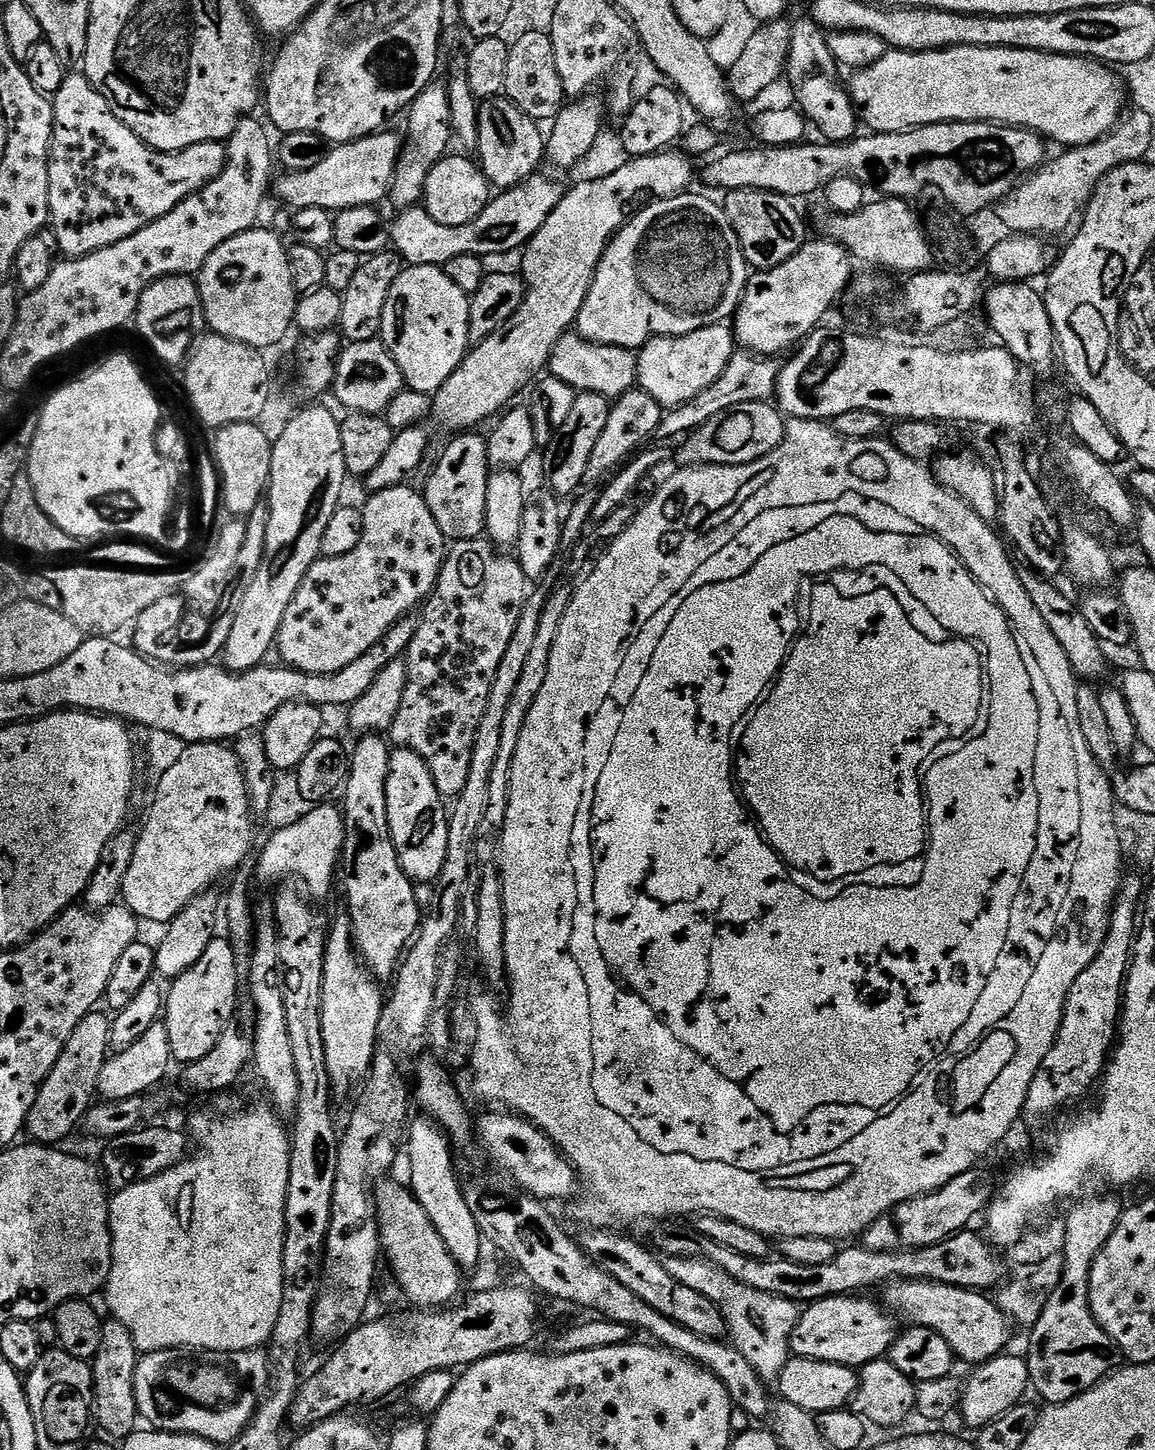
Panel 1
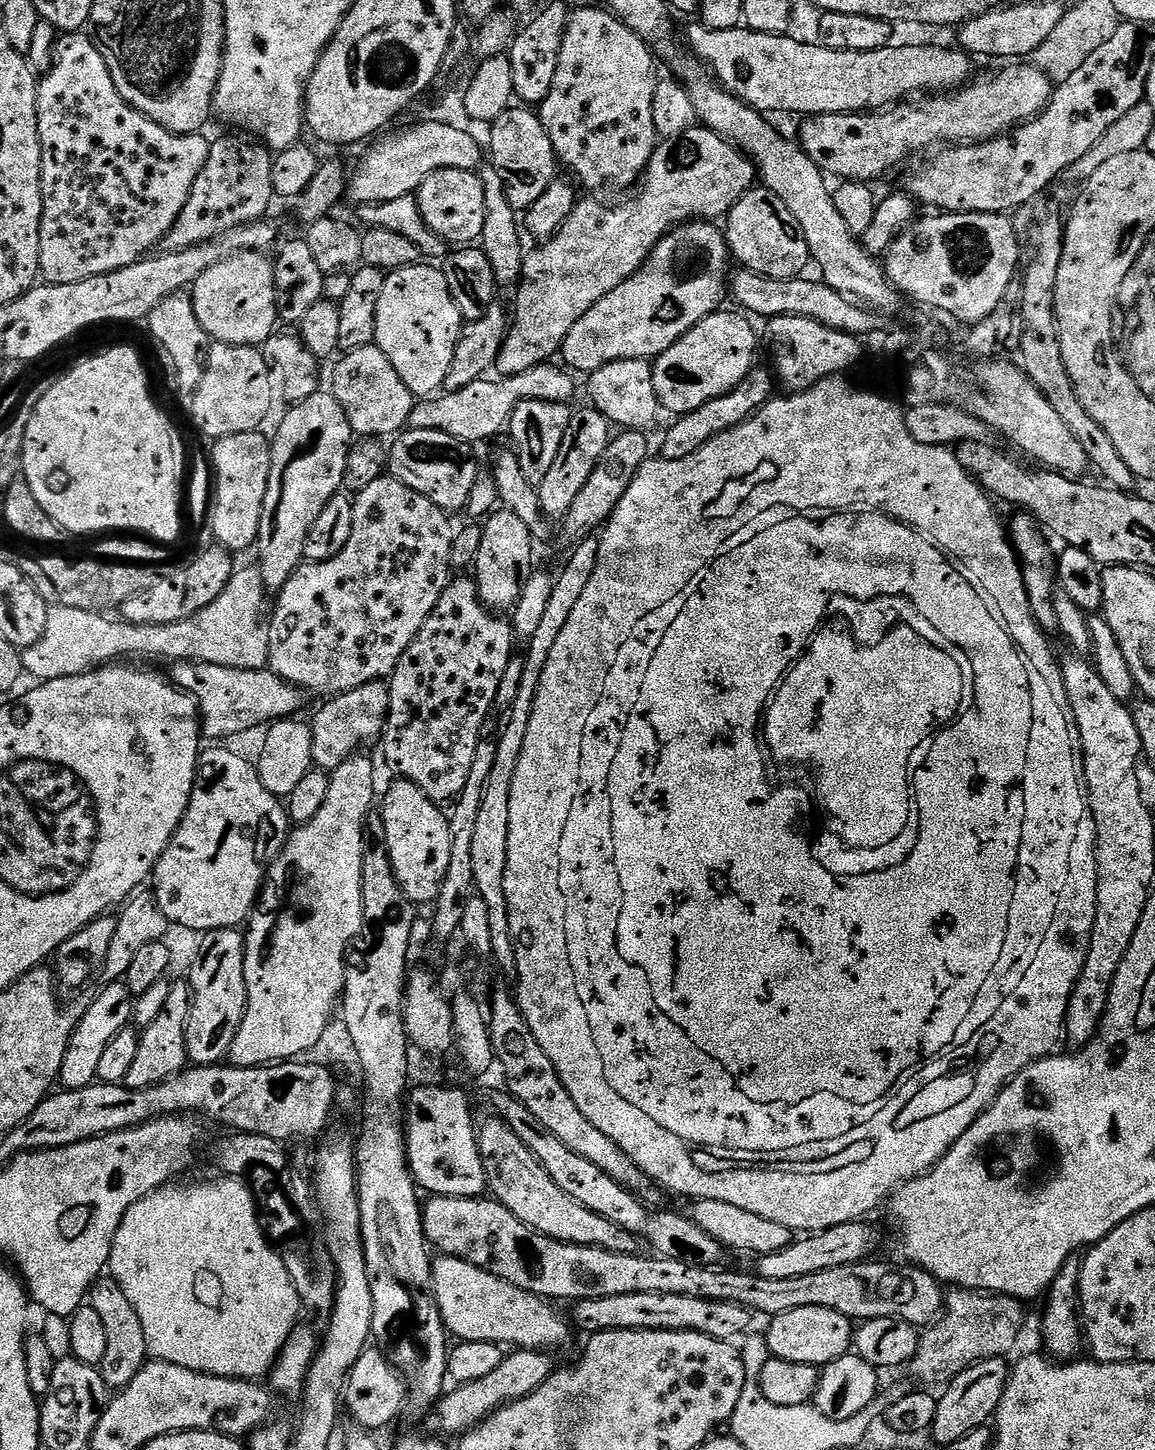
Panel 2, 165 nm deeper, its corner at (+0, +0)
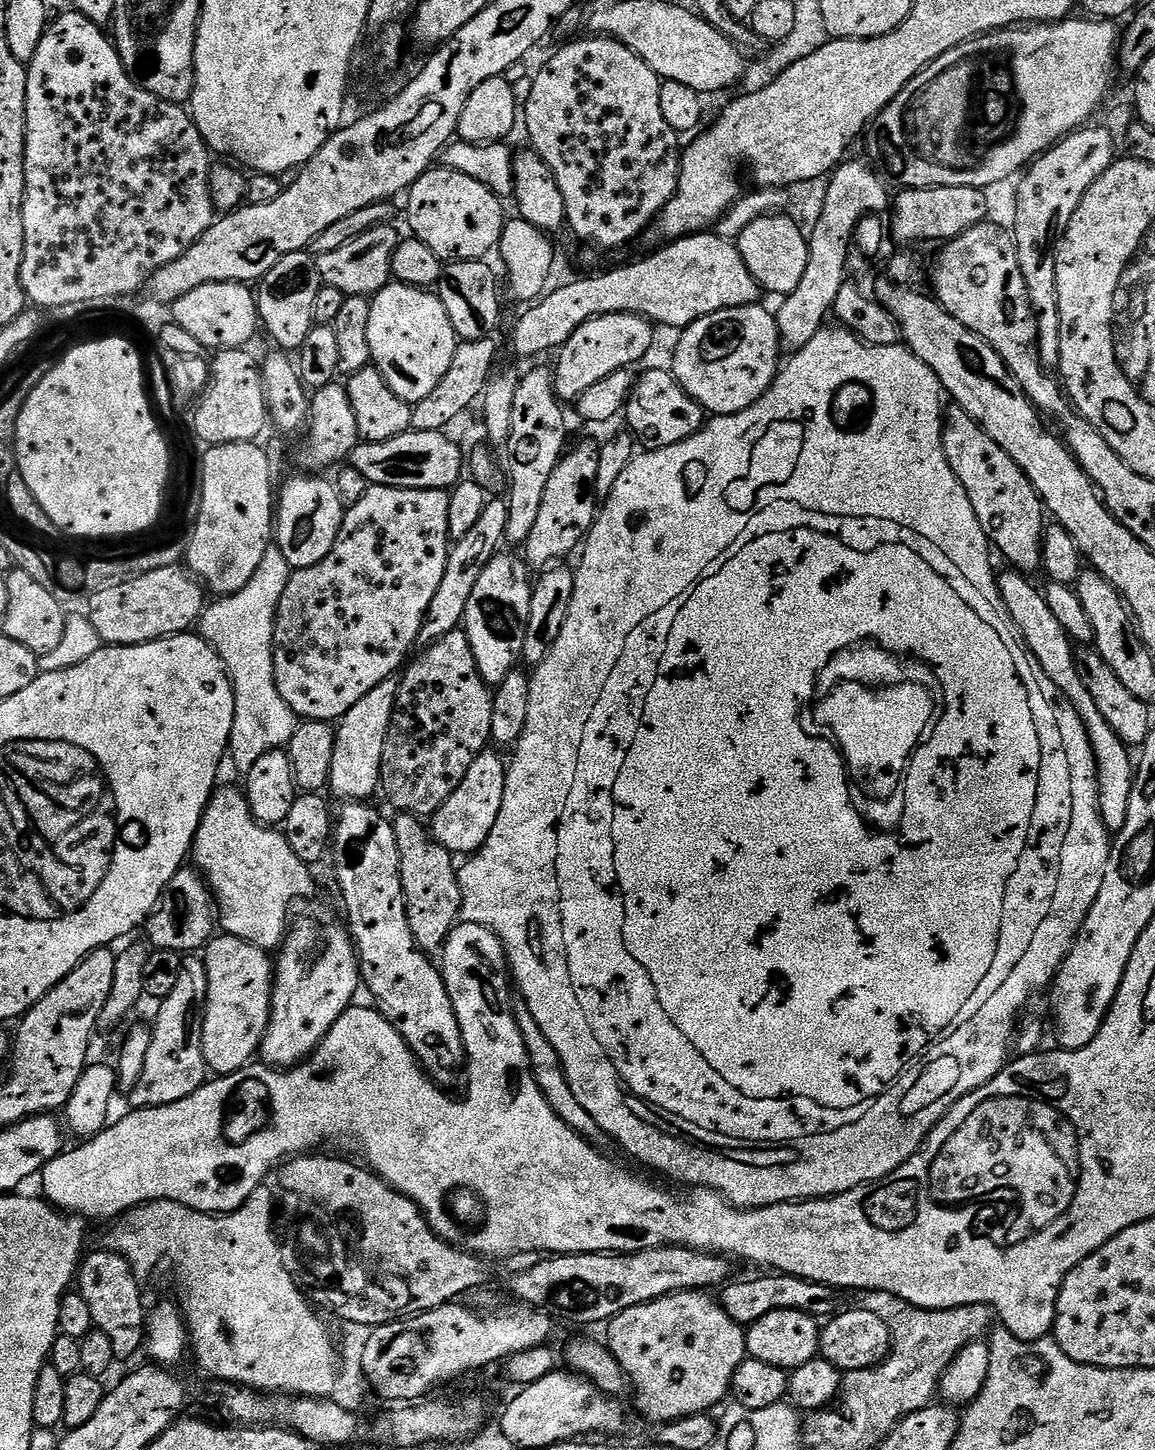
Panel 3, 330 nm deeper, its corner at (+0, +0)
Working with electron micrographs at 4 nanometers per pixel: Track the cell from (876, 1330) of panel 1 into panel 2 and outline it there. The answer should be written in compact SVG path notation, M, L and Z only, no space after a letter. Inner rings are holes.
M805 1306L771 1317L769 1324L772 1325L766 1331L768 1349L775 1359L786 1362L806 1362L823 1366L849 1355L854 1344L854 1322L838 1314L838 1310Z

